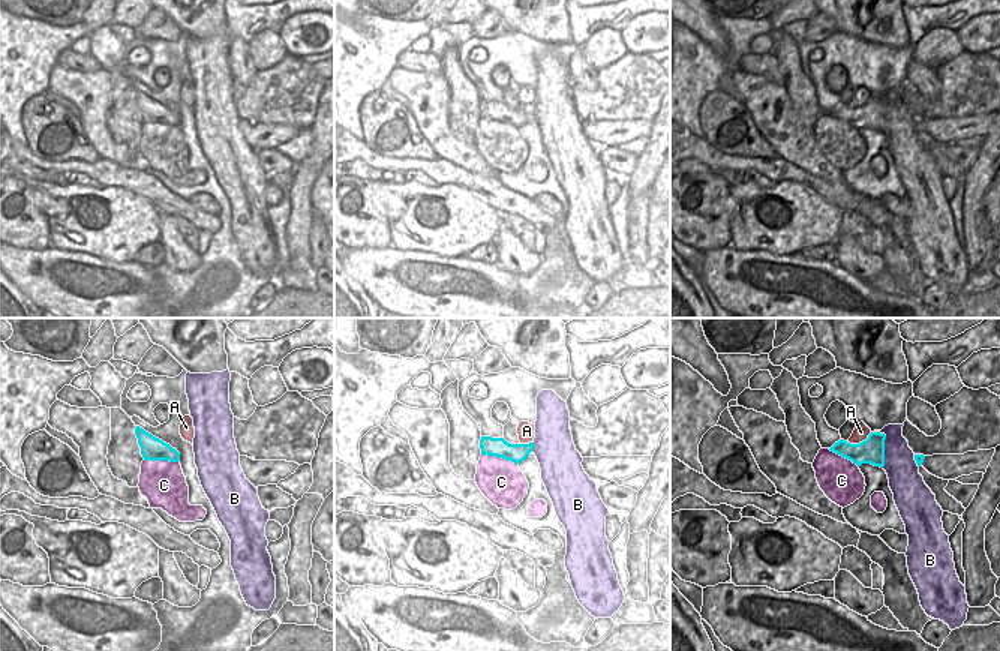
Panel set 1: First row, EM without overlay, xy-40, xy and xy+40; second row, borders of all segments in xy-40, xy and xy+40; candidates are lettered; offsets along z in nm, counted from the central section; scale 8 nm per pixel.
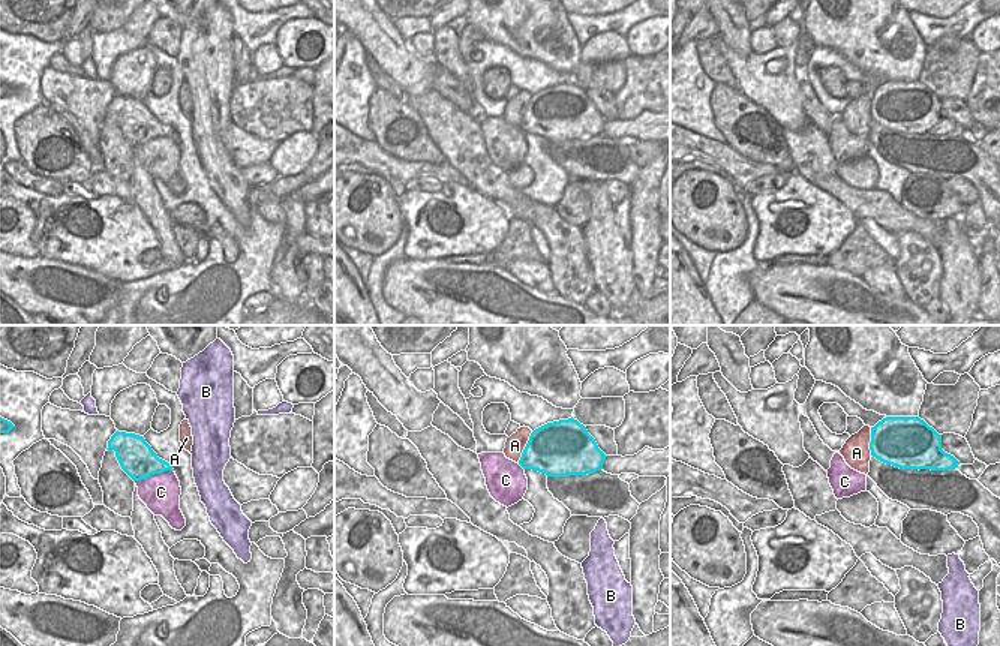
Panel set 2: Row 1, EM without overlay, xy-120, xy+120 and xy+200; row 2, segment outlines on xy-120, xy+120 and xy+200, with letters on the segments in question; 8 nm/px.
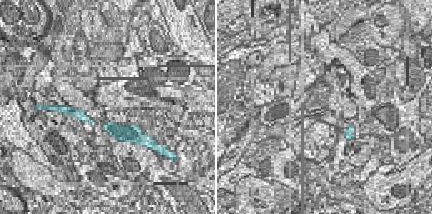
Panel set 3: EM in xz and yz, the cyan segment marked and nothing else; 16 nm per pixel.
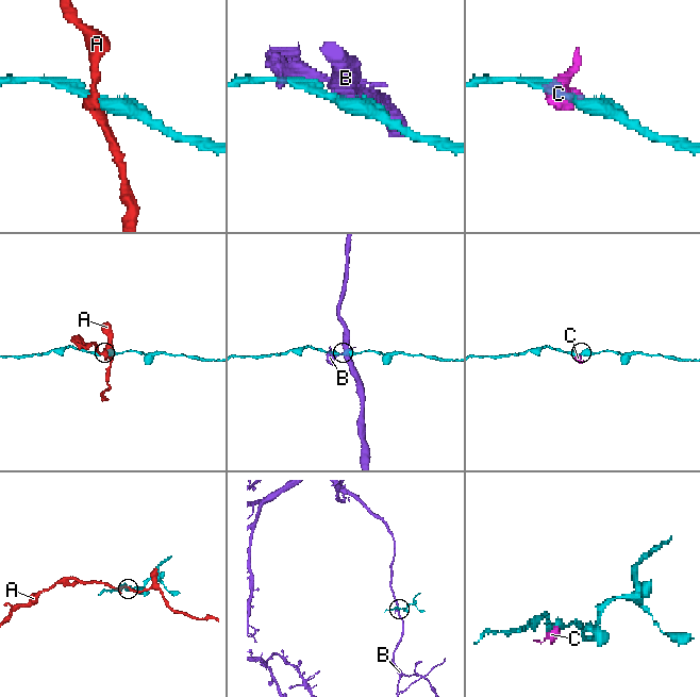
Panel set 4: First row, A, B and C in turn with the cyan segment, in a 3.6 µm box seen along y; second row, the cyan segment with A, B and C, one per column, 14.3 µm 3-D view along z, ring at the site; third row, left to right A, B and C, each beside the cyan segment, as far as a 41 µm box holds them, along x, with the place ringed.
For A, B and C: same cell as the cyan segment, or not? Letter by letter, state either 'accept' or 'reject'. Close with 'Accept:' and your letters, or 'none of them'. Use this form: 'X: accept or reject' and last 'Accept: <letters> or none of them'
A: reject
B: reject
C: reject
Accept: none of them

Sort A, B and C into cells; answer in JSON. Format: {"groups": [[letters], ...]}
{"groups": [["A", "C"], ["B"]]}

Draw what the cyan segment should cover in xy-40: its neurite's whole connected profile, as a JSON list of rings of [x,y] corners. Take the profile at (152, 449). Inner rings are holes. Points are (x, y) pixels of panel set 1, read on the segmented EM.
[[[136,426],[135,435],[138,438],[144,460],[180,460],[180,453],[175,448],[172,448],[162,440],[153,436],[151,434],[145,432],[142,428]]]

